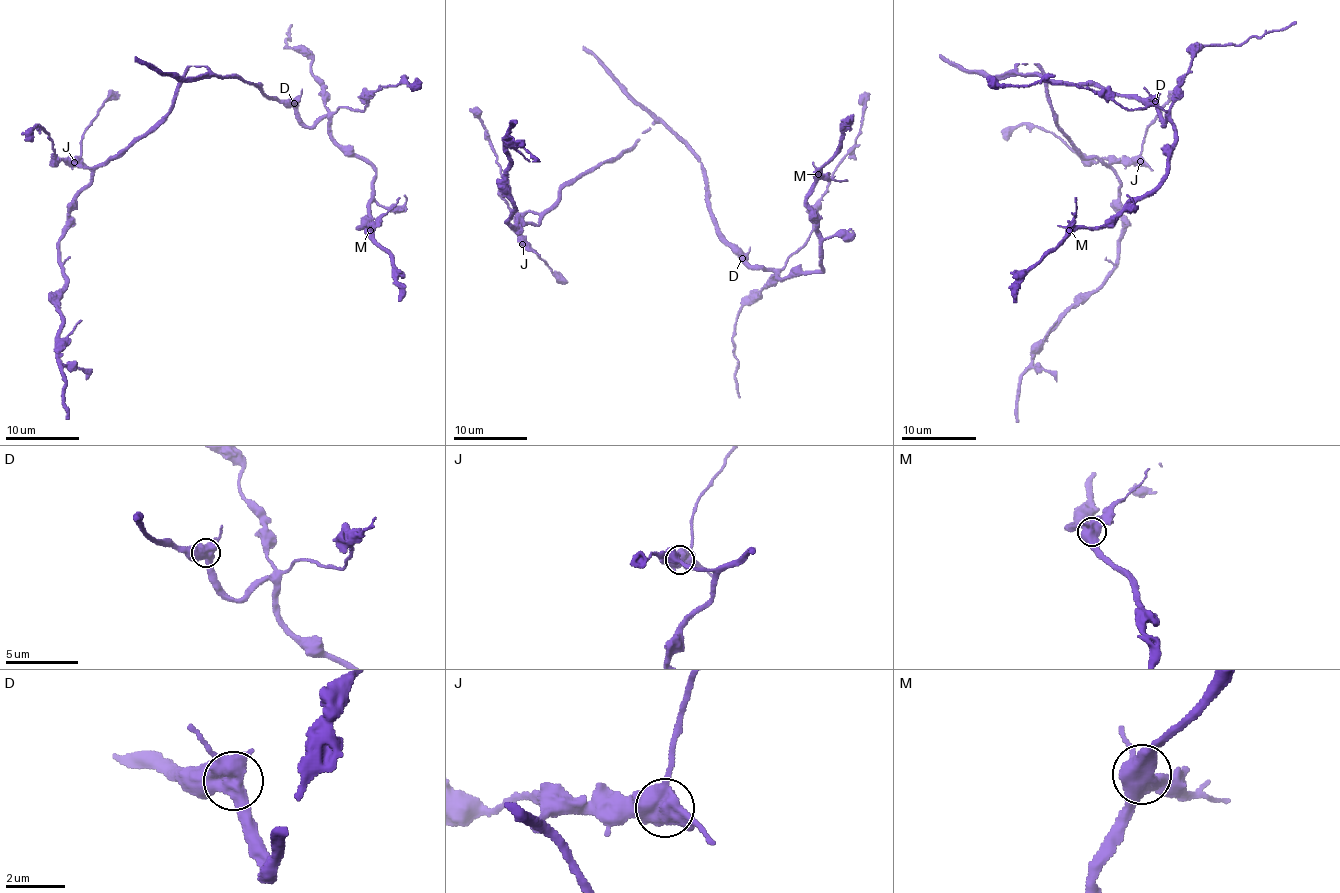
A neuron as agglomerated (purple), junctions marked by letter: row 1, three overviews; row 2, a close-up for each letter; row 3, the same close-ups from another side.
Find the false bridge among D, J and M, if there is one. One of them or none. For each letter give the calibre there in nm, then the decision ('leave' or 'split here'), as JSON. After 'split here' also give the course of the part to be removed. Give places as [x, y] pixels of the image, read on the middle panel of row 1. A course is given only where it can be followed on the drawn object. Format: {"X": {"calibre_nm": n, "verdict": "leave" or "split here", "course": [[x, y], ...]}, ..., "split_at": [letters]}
{"D": {"calibre_nm": 550, "verdict": "leave"}, "J": {"calibre_nm": 550, "verdict": "leave"}, "M": {"calibre_nm": 600, "verdict": "leave"}, "split_at": []}

